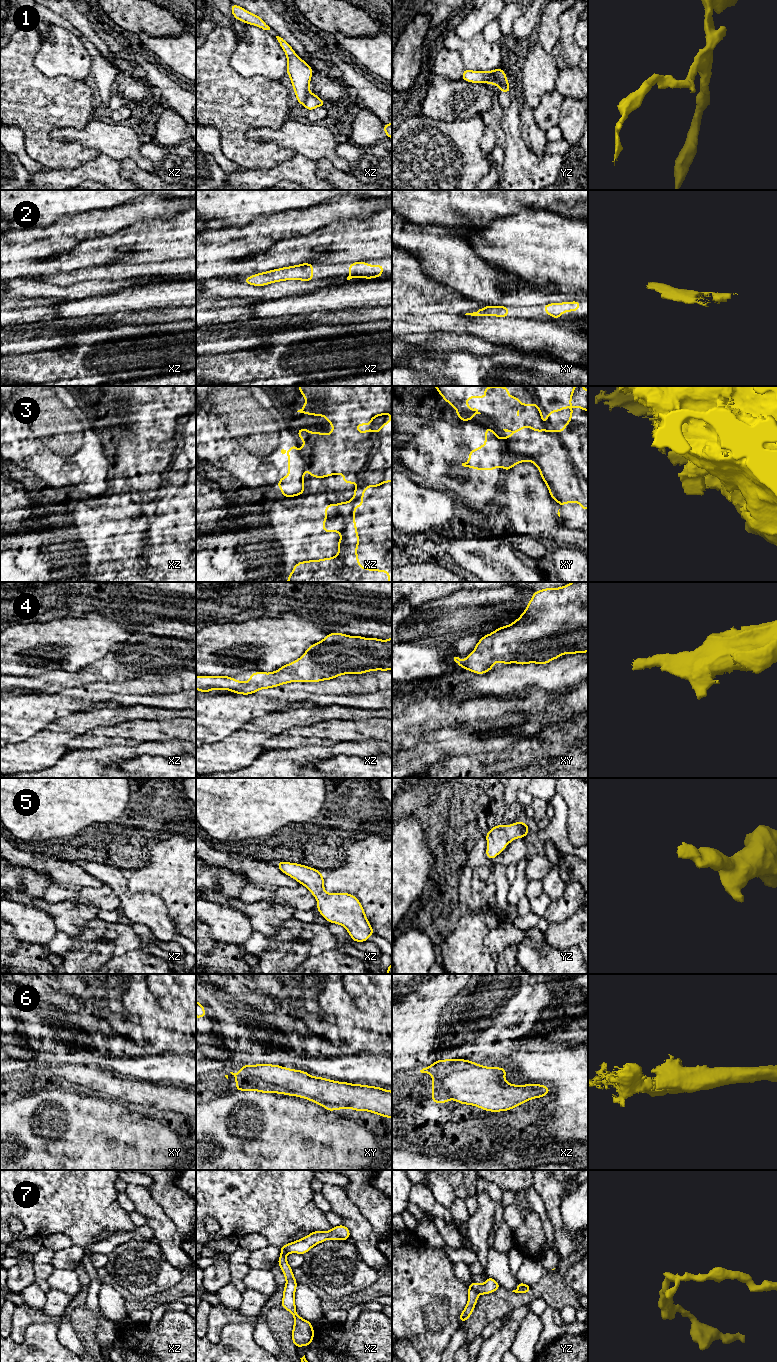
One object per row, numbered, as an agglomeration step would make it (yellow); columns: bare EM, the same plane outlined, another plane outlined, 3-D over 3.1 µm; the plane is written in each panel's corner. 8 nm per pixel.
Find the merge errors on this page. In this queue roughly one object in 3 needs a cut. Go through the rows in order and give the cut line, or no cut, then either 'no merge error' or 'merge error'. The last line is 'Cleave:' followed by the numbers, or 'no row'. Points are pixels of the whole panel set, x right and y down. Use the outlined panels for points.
1: yz (490, 71), (497, 84) | merge error
2: no cut | no merge error
3: xy (498, 439), (501, 463) | merge error
4: no cut | no merge error
5: no cut | no merge error
6: no cut | no merge error
7: yz (470, 1286), (478, 1293) | merge error
Cleave: 1, 3, 7

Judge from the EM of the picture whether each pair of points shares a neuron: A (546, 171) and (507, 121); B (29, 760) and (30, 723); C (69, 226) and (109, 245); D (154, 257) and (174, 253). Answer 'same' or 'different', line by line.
A: same
B: different
C: different
D: same

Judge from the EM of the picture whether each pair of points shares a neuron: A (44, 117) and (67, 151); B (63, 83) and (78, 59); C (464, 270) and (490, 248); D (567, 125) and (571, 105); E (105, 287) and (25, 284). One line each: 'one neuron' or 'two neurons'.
A: one neuron
B: two neurons
C: two neurons
D: one neuron
E: one neuron

